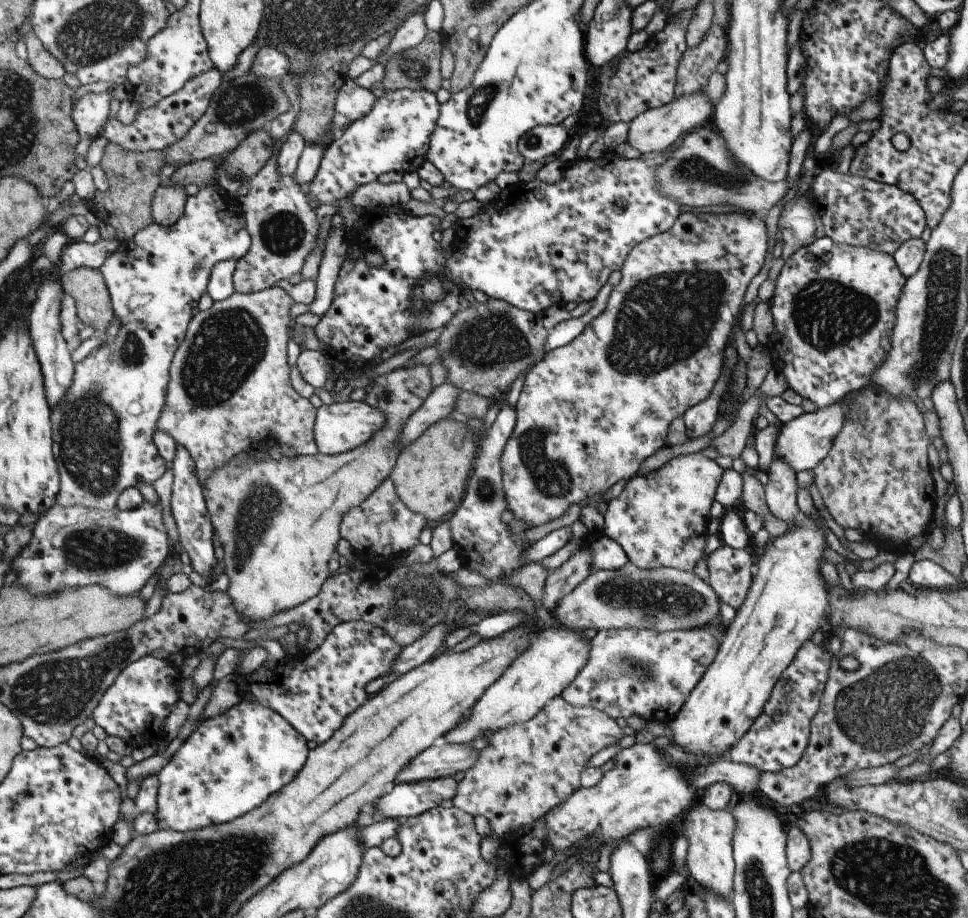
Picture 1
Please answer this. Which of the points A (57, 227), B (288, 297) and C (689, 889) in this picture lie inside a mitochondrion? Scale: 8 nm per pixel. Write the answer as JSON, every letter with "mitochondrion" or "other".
{"A":"other","B":"other","C":"other"}

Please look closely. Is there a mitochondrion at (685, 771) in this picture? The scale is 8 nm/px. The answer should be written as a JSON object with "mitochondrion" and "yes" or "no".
{"mitochondrion":"no"}

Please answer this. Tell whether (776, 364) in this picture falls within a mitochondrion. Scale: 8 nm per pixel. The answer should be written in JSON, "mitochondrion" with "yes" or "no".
{"mitochondrion":"no"}

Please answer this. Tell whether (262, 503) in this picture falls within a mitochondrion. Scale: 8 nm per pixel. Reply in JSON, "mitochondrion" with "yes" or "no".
{"mitochondrion":"yes"}

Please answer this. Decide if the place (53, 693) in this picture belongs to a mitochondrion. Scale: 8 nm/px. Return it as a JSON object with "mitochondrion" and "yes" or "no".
{"mitochondrion":"yes"}

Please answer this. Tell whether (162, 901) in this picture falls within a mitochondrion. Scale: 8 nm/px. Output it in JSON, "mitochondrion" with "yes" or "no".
{"mitochondrion":"yes"}

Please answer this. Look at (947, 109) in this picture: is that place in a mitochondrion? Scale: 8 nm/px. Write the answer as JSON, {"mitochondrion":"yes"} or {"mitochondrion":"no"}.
{"mitochondrion":"no"}

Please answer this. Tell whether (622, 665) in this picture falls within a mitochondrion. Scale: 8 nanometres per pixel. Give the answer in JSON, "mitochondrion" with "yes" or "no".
{"mitochondrion":"yes"}

